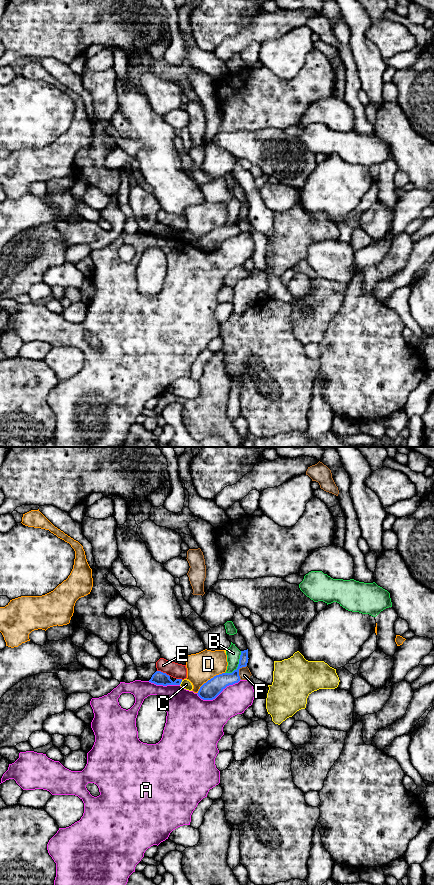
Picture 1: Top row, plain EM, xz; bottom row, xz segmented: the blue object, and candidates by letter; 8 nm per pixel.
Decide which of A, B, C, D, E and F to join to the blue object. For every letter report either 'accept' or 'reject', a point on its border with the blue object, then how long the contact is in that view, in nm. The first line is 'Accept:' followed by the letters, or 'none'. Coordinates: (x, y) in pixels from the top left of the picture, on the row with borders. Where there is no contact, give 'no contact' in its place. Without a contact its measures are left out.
Accept: none
A: reject | xz (218, 694) | 380 nm
B: reject | xz (238, 665) | 220 nm
C: reject | xz (181, 681) | 50 nm
D: reject | xz (210, 679) | 280 nm
E: reject | xz (163, 673) | 120 nm
F: reject | xz (238, 671) | 130 nm

